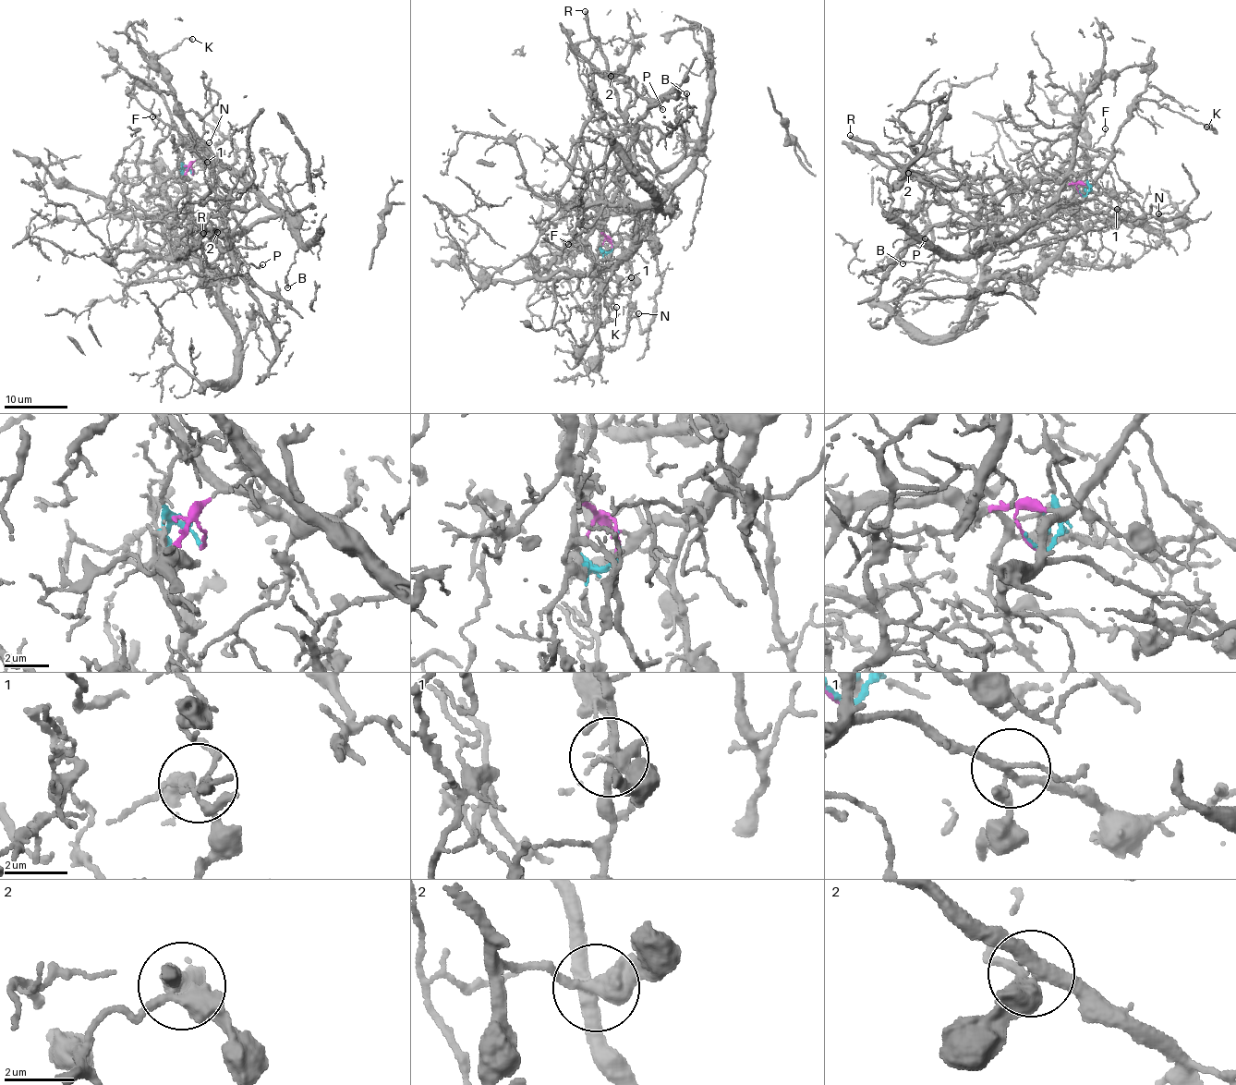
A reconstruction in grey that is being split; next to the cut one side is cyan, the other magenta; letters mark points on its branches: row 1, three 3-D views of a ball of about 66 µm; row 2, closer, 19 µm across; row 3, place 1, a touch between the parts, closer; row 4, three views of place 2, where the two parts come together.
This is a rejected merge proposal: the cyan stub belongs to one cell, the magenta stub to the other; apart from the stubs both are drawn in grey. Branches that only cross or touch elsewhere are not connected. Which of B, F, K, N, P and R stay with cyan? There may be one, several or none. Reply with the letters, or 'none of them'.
none of them

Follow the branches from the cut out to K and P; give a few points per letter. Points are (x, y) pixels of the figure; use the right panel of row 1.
K: (1081, 194), (1078, 184), (1095, 183), (1138, 101), (1153, 100), (1213, 130), (1212, 126), (1206, 128)
P: (1081, 194), (1076, 187), (1084, 184), (1081, 200), (998, 240), (944, 201), (931, 201), (911, 222), (926, 238)

